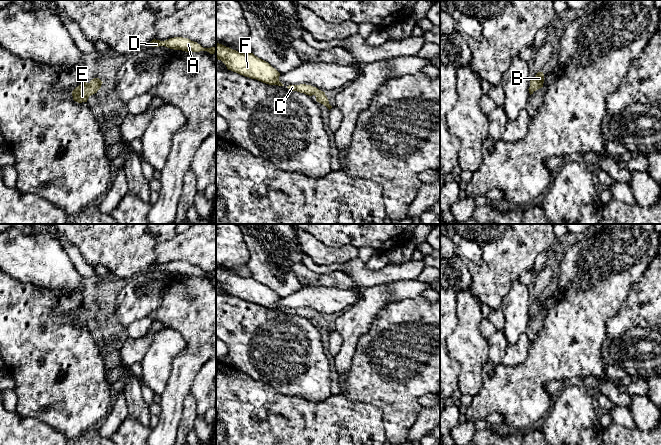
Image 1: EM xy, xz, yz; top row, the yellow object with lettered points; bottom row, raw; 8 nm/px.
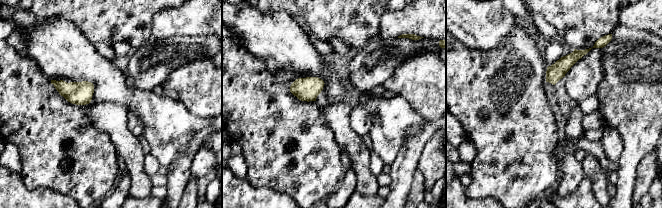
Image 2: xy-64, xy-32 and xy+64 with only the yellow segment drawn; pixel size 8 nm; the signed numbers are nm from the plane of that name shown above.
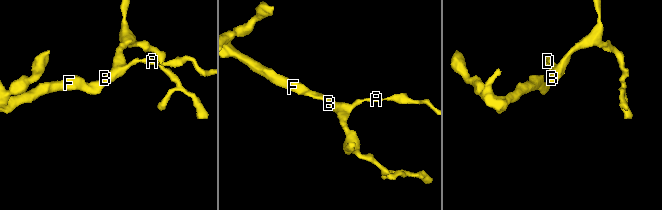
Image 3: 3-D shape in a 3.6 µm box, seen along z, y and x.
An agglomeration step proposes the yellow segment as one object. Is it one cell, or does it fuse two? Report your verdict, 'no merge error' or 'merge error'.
no merge error

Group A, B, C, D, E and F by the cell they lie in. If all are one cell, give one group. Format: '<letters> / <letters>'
A B C D E F

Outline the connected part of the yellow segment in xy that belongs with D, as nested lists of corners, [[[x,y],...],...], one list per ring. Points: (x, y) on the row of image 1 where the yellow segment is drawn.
[[[174,37],[165,41],[153,39],[148,45],[152,47],[165,46],[170,49],[182,50],[186,52],[207,51],[210,54],[216,53],[216,47],[203,48],[197,42],[191,41],[190,39],[183,37]]]

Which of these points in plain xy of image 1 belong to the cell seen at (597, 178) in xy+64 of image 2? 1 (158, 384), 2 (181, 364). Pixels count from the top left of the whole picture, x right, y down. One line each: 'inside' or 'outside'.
1: inside
2: outside

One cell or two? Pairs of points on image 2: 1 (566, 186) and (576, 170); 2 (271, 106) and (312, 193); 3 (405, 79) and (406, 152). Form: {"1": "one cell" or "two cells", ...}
{"1": "one cell", "2": "one cell", "3": "one cell"}

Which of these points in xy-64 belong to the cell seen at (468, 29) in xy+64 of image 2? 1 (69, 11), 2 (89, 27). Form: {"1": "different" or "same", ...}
{"1": "different", "2": "different"}

